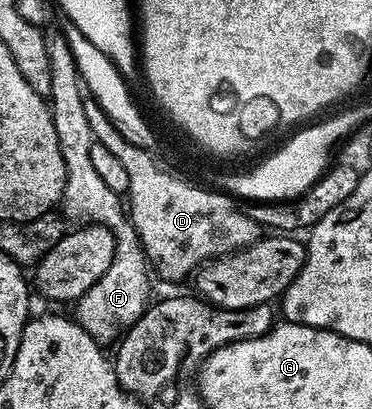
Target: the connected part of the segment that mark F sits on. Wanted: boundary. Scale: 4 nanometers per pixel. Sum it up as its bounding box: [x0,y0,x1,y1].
[43,26,152,346]

